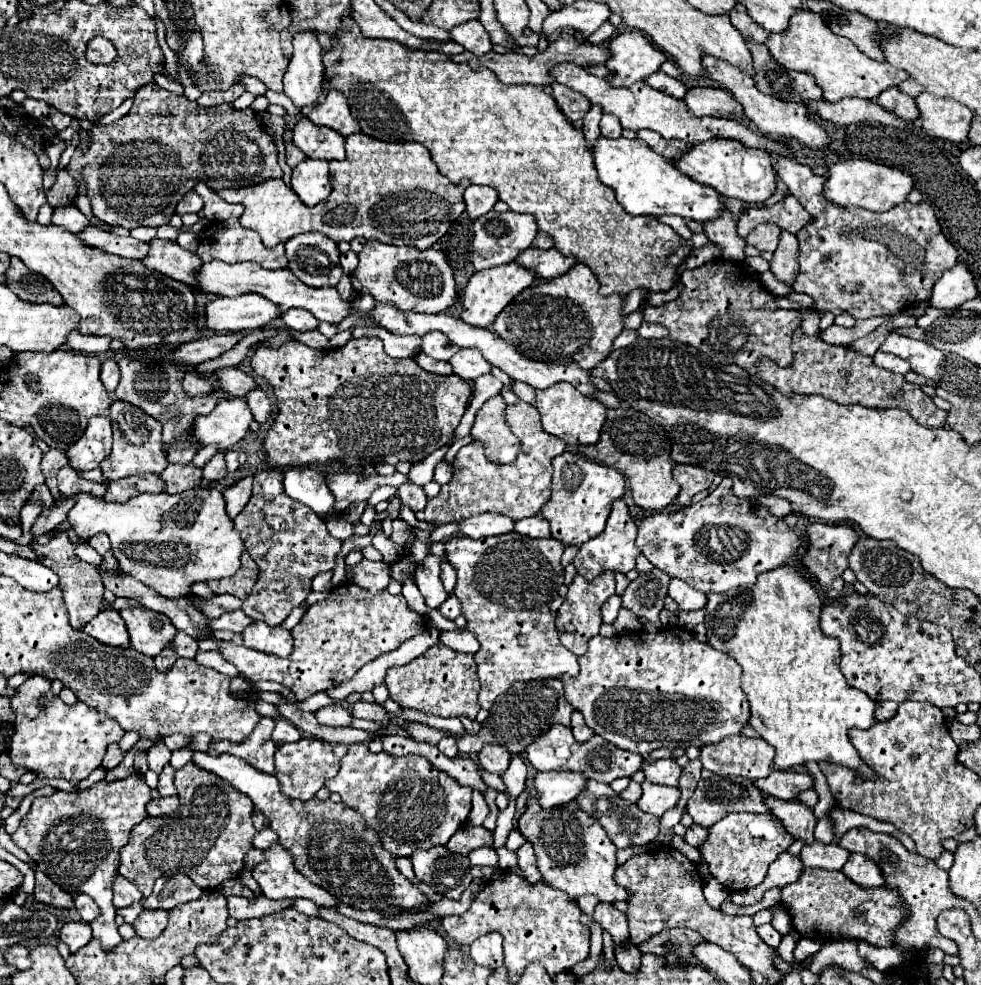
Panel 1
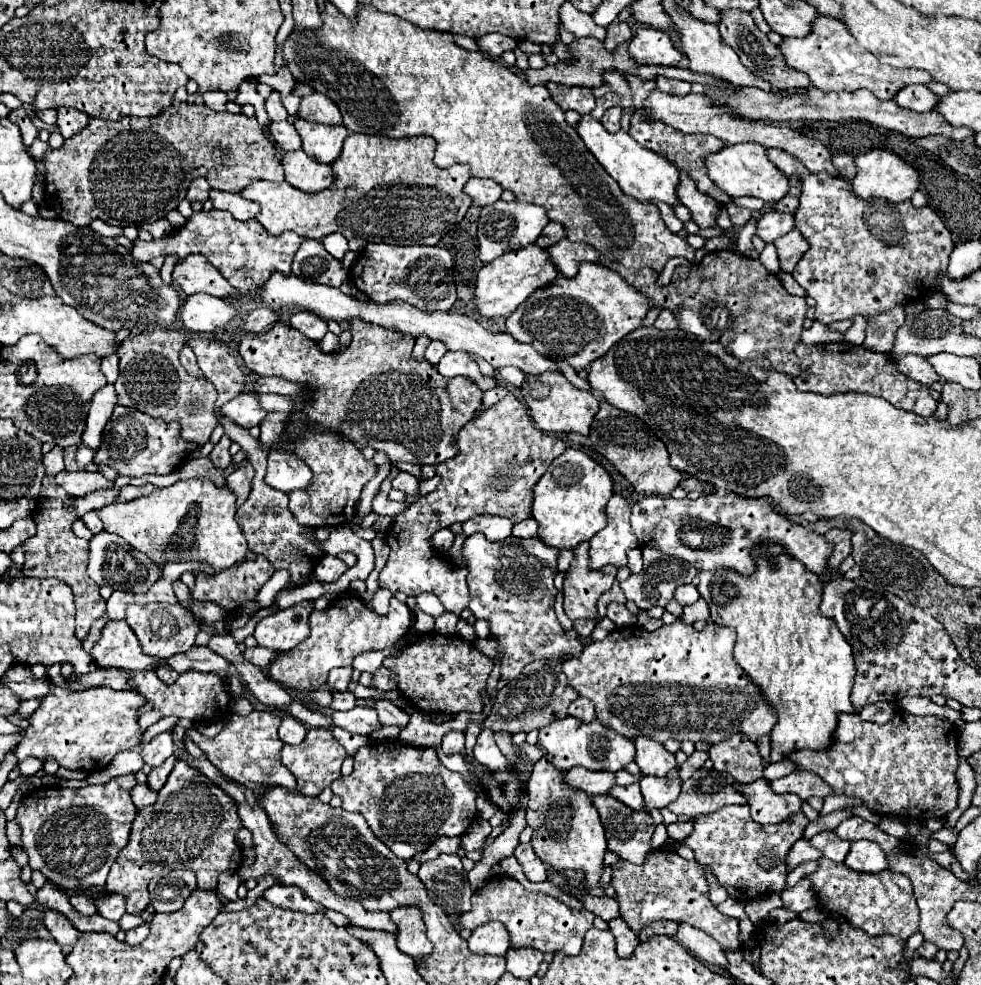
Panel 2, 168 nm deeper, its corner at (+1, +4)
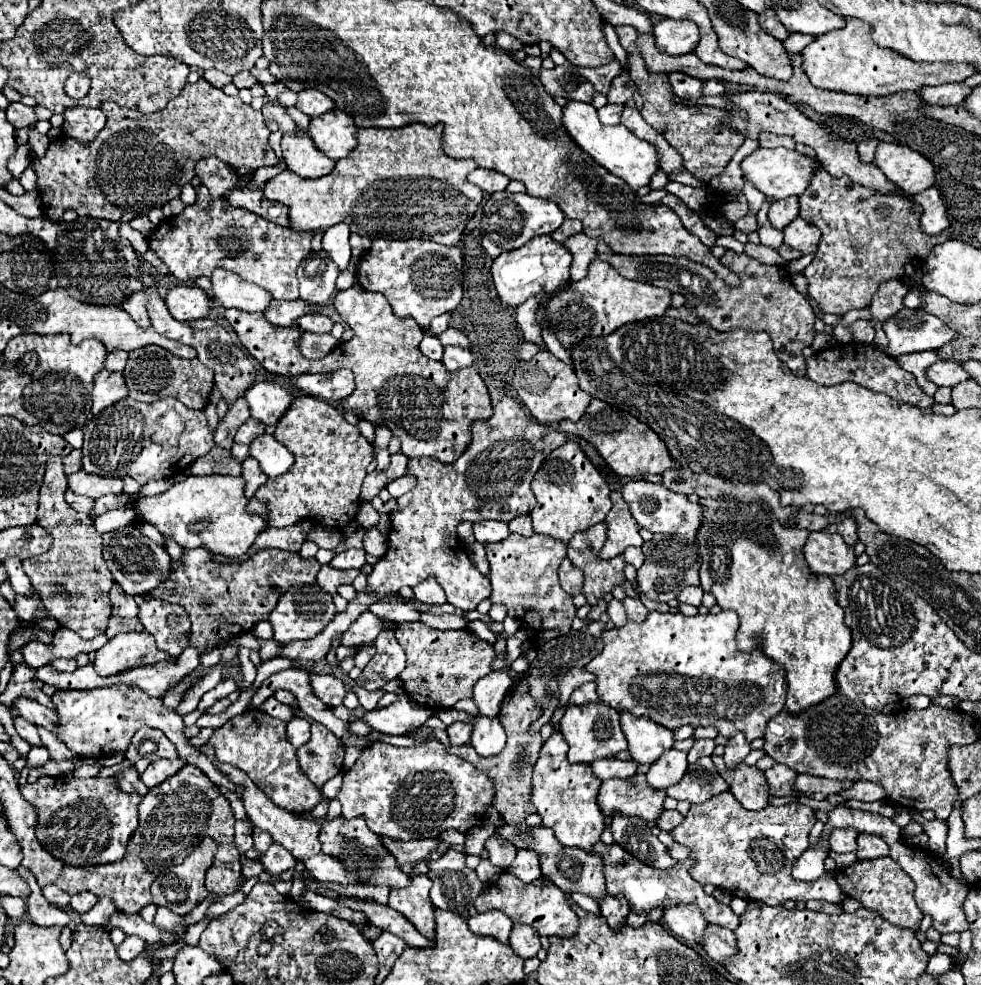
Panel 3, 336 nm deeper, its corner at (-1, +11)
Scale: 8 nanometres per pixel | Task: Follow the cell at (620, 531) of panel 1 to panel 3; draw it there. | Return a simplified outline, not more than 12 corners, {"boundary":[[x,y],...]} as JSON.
{"boundary":[[619,491],[611,493],[607,543],[601,559],[641,547],[635,523]]}

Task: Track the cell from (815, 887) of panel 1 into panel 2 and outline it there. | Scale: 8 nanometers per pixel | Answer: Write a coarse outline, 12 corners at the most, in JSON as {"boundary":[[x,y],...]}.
{"boundary":[[829,858],[805,878],[825,914],[907,940],[919,908],[907,876]]}

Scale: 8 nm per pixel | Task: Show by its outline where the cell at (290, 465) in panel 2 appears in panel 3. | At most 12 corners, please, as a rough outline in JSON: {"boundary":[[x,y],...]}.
{"boundary":[[273,435],[249,445],[267,477],[293,465],[293,453]]}

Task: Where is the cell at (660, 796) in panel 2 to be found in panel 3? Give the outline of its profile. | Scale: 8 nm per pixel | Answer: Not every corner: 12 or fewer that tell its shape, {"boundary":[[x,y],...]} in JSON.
{"boundary":[[667,749],[647,773],[653,789],[667,789],[687,771],[687,753]]}

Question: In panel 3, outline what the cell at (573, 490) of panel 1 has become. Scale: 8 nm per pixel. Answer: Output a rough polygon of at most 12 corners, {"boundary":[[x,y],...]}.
{"boundary":[[573,441],[533,477],[535,533],[605,521],[611,489]]}

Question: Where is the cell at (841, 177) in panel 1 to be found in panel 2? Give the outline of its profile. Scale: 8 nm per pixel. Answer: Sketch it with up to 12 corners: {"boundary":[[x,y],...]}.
{"boundary":[[889,150],[855,156],[853,194],[903,202],[917,172]]}

